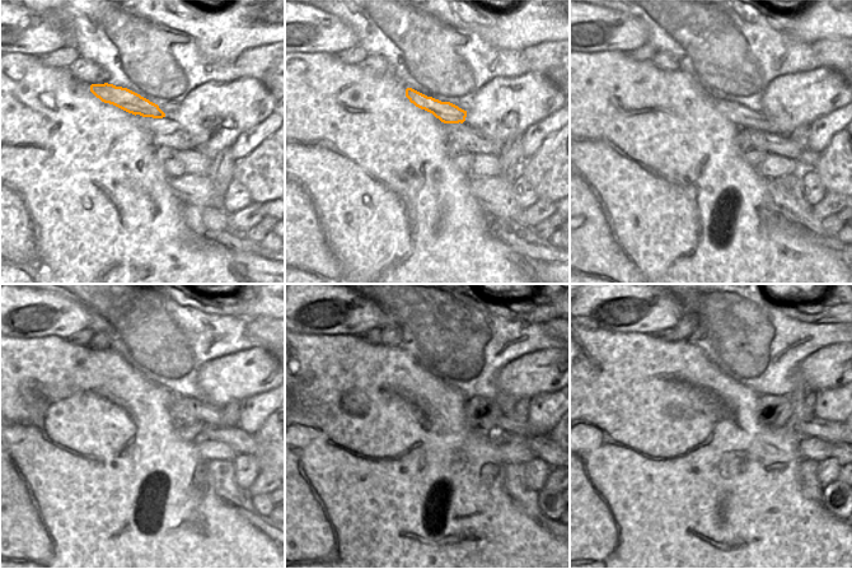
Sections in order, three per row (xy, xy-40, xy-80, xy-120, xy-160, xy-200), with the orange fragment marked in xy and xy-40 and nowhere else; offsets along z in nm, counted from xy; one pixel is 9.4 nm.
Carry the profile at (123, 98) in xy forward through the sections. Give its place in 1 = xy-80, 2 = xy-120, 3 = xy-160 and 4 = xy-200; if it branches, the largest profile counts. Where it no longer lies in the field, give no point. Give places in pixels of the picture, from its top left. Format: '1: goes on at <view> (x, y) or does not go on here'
1: goes on at xy-80 (743, 117)
2: goes on at xy-120 (183, 410)
3: goes on at xy-160 (505, 424)
4: goes on at xy-200 (817, 428)

